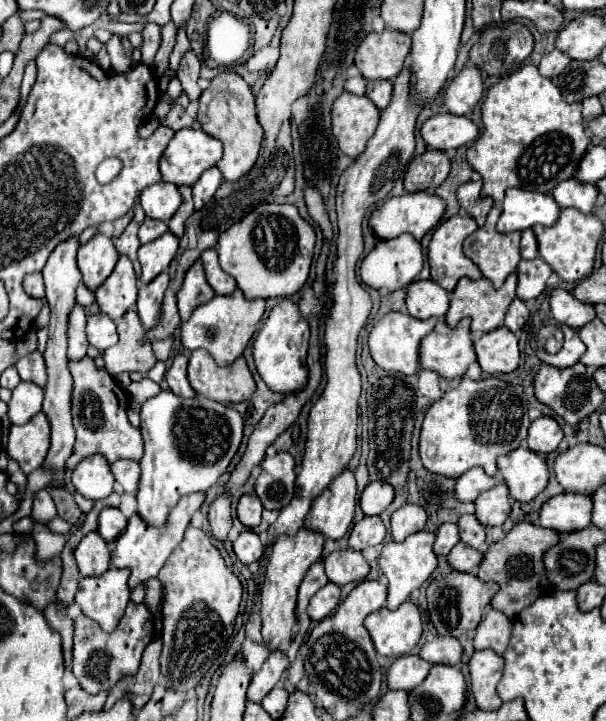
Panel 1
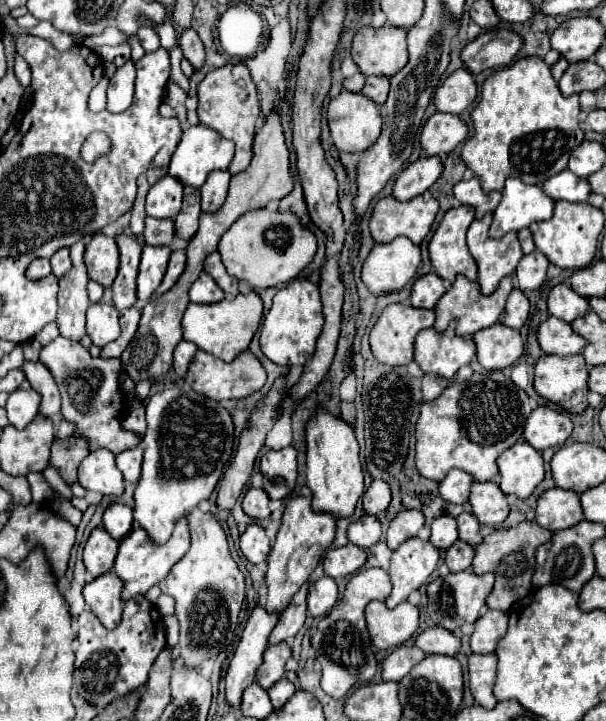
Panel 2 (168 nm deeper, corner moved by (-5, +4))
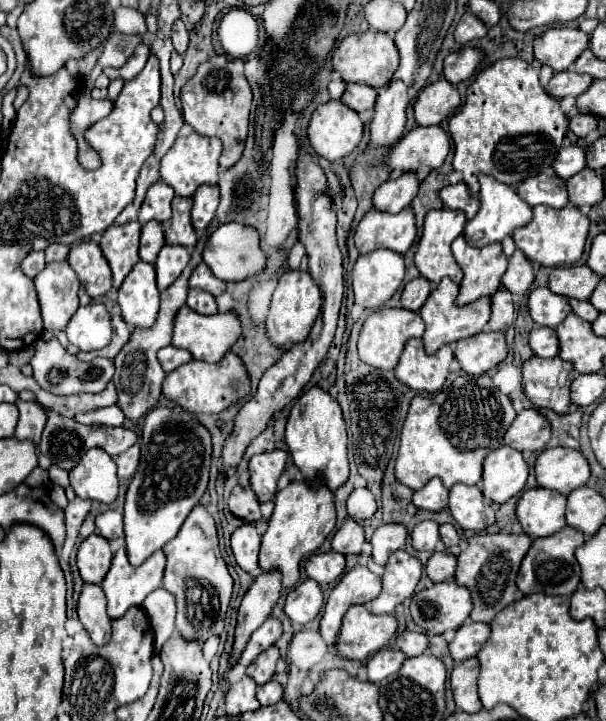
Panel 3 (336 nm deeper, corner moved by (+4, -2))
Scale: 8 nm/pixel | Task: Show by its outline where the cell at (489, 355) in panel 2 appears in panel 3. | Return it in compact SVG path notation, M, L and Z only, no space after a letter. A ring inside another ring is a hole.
M482 331L468 339L458 341L454 351L462 369L470 375L480 375L500 365L508 355L506 337L500 331Z

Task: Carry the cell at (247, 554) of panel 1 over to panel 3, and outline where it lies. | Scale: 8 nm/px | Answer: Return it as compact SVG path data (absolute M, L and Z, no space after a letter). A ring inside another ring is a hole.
M244 523L232 533L234 559L244 571L250 573L258 569L258 549L260 549L260 535L254 529L254 525Z

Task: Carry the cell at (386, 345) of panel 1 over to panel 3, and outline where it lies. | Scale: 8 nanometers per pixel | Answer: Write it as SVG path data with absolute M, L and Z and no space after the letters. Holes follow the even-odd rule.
M378 309L366 319L366 323L360 331L358 355L364 363L368 363L372 367L396 369L406 341L410 337L422 337L422 333L424 333L424 321L418 313L406 311L406 309Z

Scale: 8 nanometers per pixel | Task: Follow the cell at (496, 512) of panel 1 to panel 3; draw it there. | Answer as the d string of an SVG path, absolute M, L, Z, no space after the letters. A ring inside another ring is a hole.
M454 485L450 489L450 513L464 531L482 531L494 525L494 509L484 501L480 487Z

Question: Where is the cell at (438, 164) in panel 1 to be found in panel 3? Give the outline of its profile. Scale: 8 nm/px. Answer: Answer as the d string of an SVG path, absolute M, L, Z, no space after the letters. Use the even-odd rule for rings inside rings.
M402 173L396 179L388 179L374 191L374 207L388 213L400 213L404 207L412 203L416 191L420 189L420 181L416 173Z

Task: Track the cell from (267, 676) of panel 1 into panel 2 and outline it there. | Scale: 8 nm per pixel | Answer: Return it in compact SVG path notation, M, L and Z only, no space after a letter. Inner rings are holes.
M287 643L267 647L263 653L263 663L257 669L257 683L263 685L263 689L269 689L273 683L277 683L285 675L285 663L291 657L291 647Z

